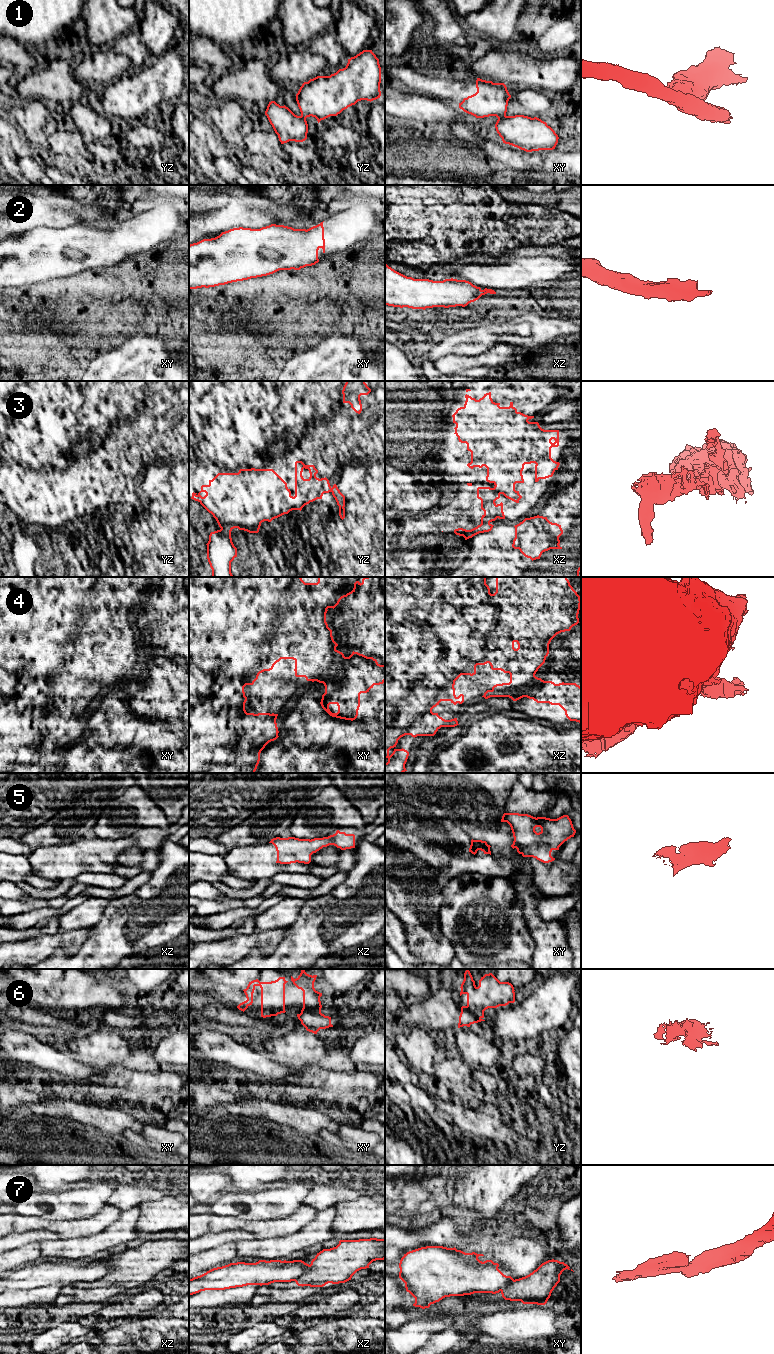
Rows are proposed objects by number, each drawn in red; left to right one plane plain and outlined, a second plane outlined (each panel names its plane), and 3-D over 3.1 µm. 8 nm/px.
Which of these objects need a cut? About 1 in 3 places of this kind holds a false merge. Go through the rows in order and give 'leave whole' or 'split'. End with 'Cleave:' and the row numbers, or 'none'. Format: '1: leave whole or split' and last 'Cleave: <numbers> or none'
1: split
2: leave whole
3: split
4: leave whole
5: leave whole
6: split
7: split
Cleave: 1, 3, 6, 7

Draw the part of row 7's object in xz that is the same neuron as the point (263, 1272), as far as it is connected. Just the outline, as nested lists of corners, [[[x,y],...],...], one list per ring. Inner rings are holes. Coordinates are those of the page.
[[[259,1260],[256,1263],[237,1262],[213,1268],[206,1273],[189,1279],[189,1295],[205,1290],[225,1290],[247,1285],[269,1285],[274,1282],[291,1282],[302,1277],[310,1268],[310,1265],[302,1260]]]

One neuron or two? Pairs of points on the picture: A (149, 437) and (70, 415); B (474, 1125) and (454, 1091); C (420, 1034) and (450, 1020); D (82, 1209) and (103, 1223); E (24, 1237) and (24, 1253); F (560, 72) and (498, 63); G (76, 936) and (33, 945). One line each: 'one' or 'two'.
A: one
B: one
C: two
D: two
E: two
F: one
G: one

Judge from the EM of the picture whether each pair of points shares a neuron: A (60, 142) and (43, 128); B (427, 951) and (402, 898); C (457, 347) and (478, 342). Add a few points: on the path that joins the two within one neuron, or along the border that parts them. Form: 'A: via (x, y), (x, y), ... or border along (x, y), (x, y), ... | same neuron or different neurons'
A: border along (58, 130), (49, 137), (48, 145) | different neurons
B: via (424, 938), (412, 927), (412, 914), (409, 911) | same neuron
C: via (462, 344), (473, 344) | same neuron

